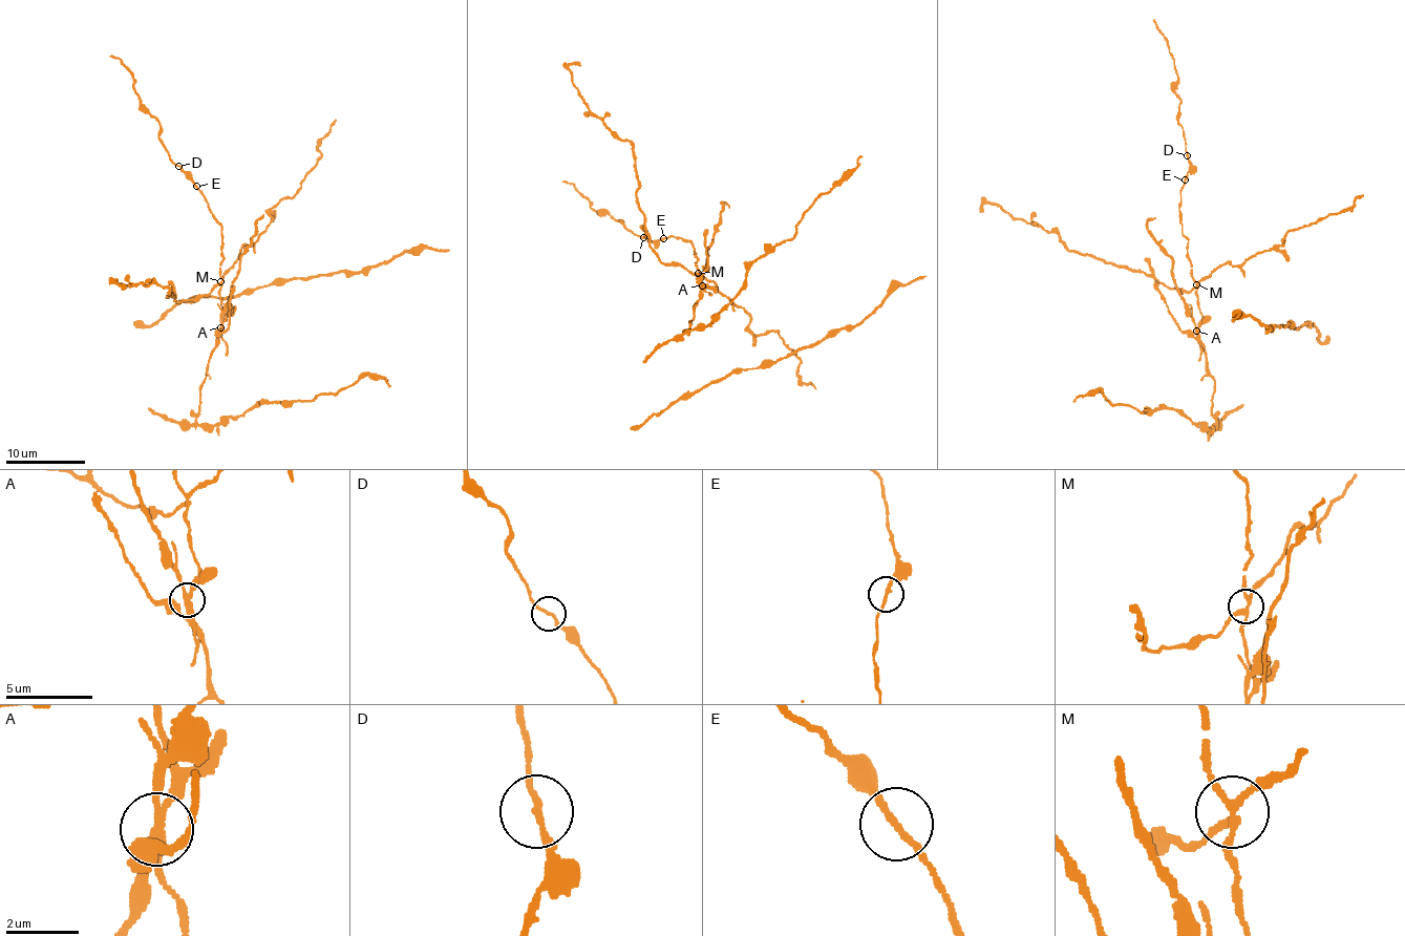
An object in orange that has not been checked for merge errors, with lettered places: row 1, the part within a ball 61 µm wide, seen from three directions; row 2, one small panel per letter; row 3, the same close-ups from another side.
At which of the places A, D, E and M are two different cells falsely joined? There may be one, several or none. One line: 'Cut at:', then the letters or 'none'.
Cut at: A, M

